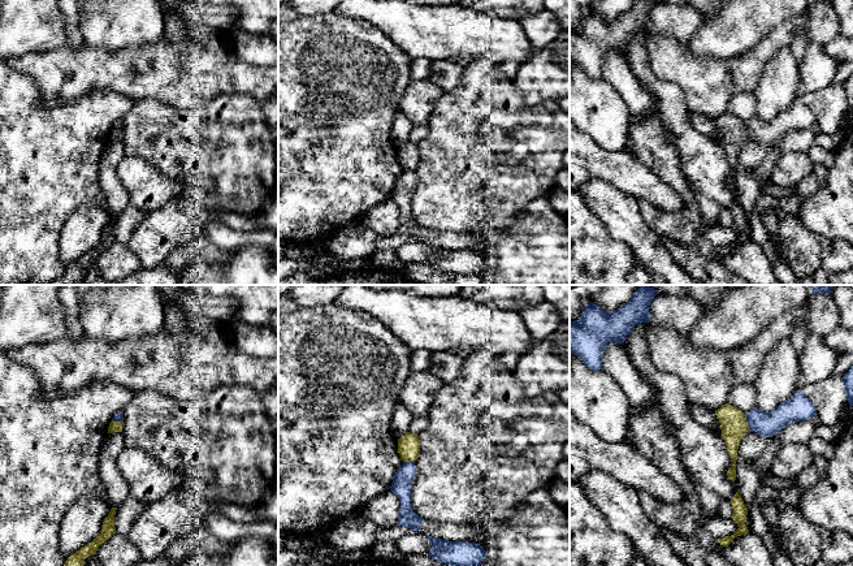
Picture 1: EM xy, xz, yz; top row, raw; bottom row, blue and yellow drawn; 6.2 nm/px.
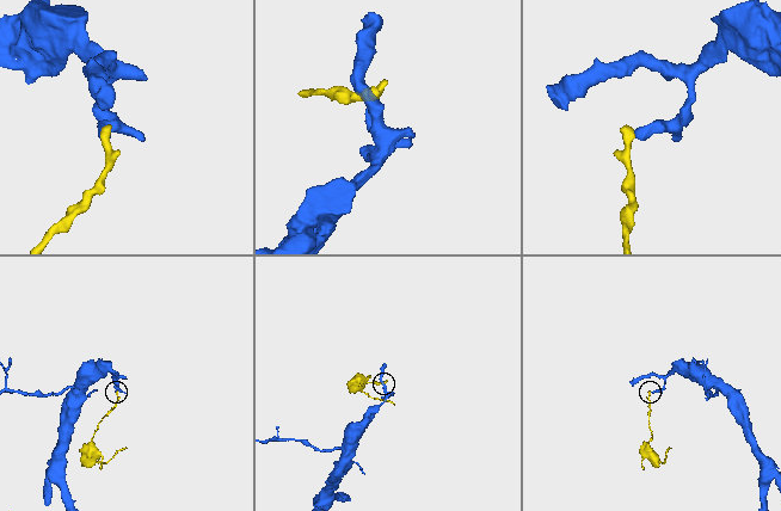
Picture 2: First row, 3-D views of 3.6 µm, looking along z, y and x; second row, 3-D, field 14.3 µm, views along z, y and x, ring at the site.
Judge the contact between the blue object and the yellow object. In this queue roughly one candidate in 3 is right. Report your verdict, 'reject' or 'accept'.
reject

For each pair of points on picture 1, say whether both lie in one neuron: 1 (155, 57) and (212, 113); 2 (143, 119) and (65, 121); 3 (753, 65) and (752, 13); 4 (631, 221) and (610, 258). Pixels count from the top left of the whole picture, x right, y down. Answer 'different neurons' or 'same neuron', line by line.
1: different neurons
2: different neurons
3: different neurons
4: different neurons

